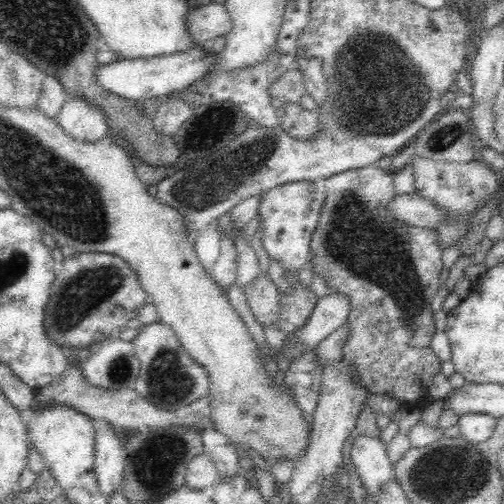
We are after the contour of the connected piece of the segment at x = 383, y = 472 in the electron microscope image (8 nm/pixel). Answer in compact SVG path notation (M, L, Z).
M366 435L355 437L351 448L351 464L363 482L365 492L369 492L374 501L384 484L394 477L393 464L380 438Z

